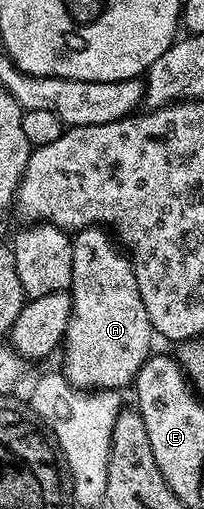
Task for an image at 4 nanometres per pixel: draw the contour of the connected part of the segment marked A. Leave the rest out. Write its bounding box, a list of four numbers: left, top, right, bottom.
[61,226,156,392]

